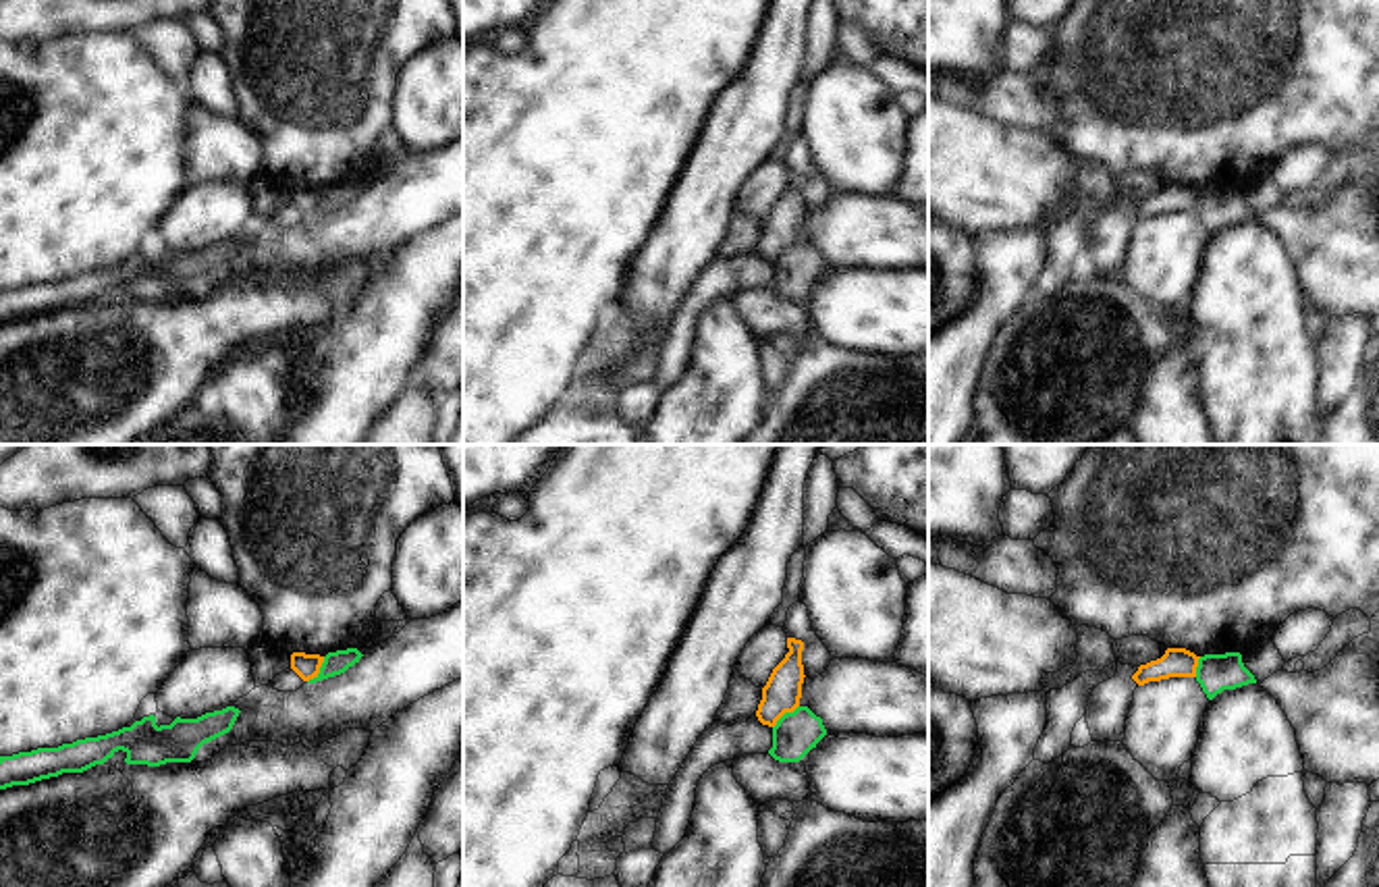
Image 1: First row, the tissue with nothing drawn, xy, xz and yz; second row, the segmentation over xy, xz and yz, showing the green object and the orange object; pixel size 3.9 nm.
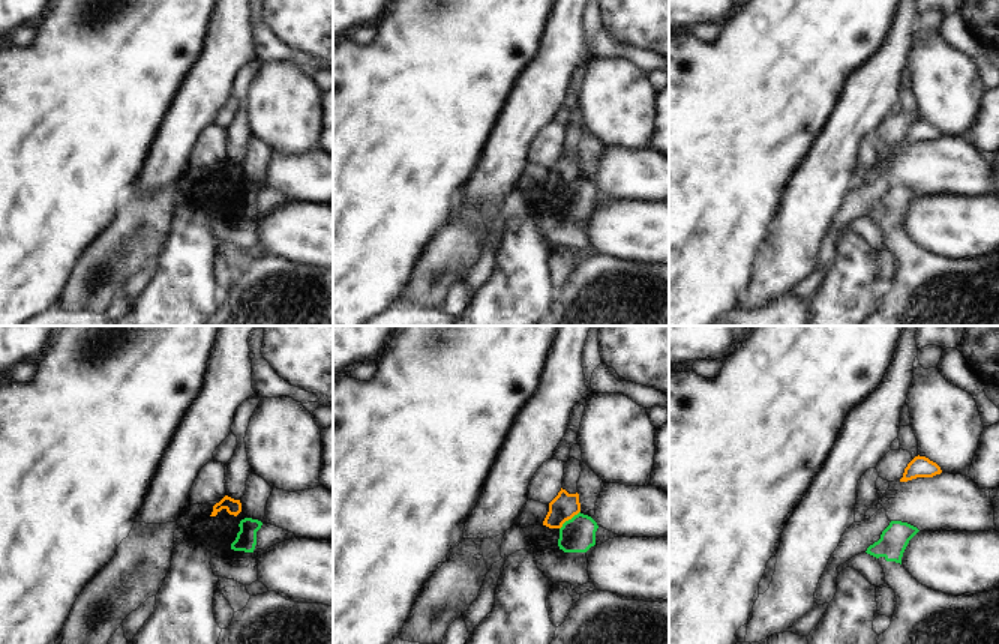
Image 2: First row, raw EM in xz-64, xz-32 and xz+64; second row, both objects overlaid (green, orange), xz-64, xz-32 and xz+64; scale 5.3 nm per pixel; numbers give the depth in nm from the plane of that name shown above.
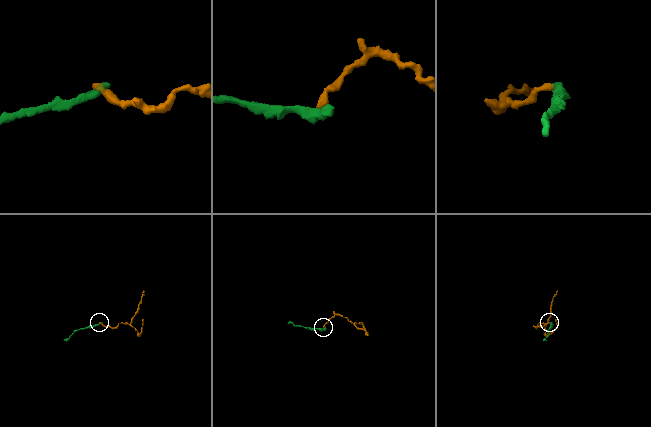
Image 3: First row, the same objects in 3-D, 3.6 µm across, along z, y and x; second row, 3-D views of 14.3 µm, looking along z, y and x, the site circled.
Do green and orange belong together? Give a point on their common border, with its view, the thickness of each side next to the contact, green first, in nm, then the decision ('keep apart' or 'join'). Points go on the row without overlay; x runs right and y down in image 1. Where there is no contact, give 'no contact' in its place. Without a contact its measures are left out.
contact xy (320, 204); calibres 90 and 100 nm; keep apart

